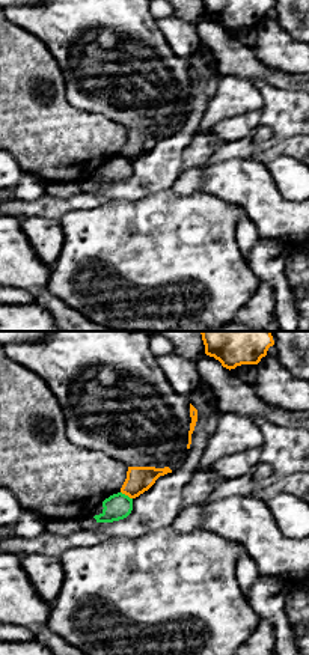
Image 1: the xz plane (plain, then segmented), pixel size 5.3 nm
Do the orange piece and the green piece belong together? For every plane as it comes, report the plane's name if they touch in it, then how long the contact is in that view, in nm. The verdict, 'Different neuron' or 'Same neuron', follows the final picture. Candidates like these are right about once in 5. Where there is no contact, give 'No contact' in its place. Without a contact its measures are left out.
Touches orange in xz. Shared border 80 nm

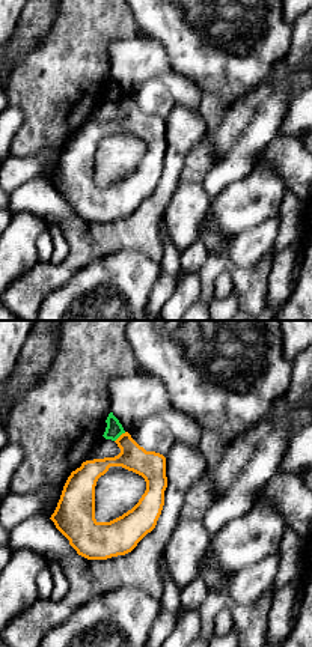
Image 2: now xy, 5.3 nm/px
Touches orange in xy. Shared border 80 nm

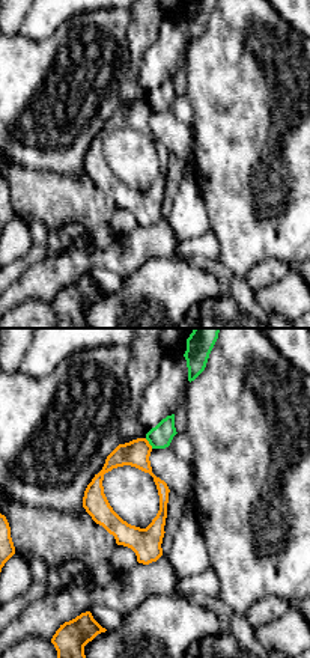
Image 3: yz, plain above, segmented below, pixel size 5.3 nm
Touches orange in yz. Shared border 70 nm

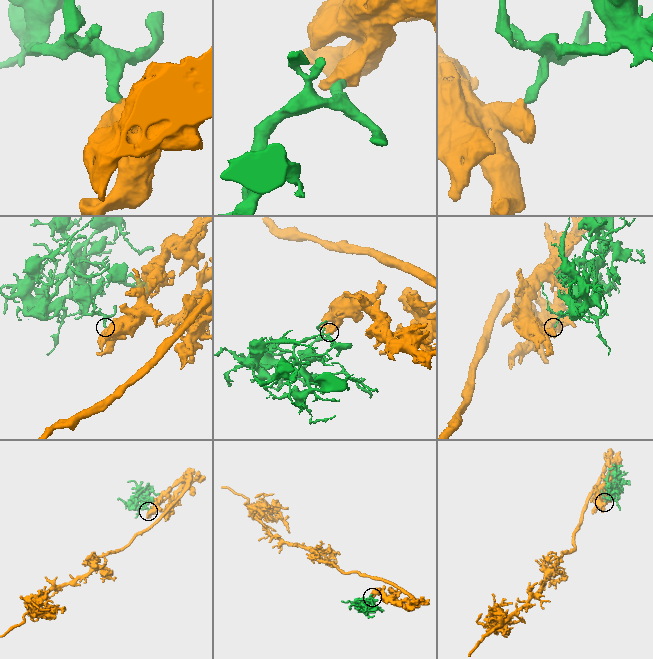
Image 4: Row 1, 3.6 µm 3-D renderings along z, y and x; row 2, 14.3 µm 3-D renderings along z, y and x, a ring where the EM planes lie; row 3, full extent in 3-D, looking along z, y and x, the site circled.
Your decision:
Different neuron

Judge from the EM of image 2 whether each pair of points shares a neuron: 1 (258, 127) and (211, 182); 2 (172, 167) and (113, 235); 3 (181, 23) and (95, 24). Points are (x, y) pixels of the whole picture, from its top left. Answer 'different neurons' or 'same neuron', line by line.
1: same neuron
2: same neuron
3: different neurons

